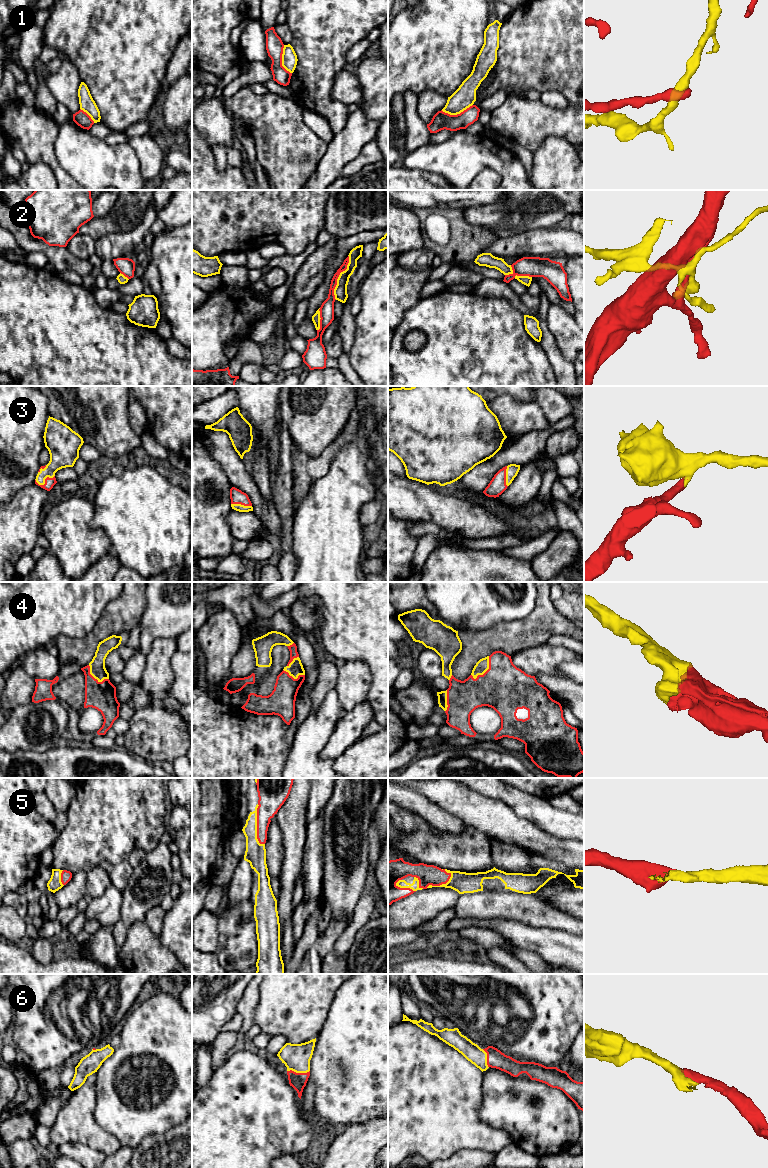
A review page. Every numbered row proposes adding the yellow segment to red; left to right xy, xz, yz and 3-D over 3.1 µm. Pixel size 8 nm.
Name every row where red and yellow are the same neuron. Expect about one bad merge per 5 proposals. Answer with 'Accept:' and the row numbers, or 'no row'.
Accept: 3, 4, 5, 6

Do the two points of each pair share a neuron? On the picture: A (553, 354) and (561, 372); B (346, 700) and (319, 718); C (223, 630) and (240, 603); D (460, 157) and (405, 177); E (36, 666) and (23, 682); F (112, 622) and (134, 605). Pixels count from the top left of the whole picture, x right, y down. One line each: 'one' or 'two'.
A: one
B: two
C: two
D: two
E: two
F: one

